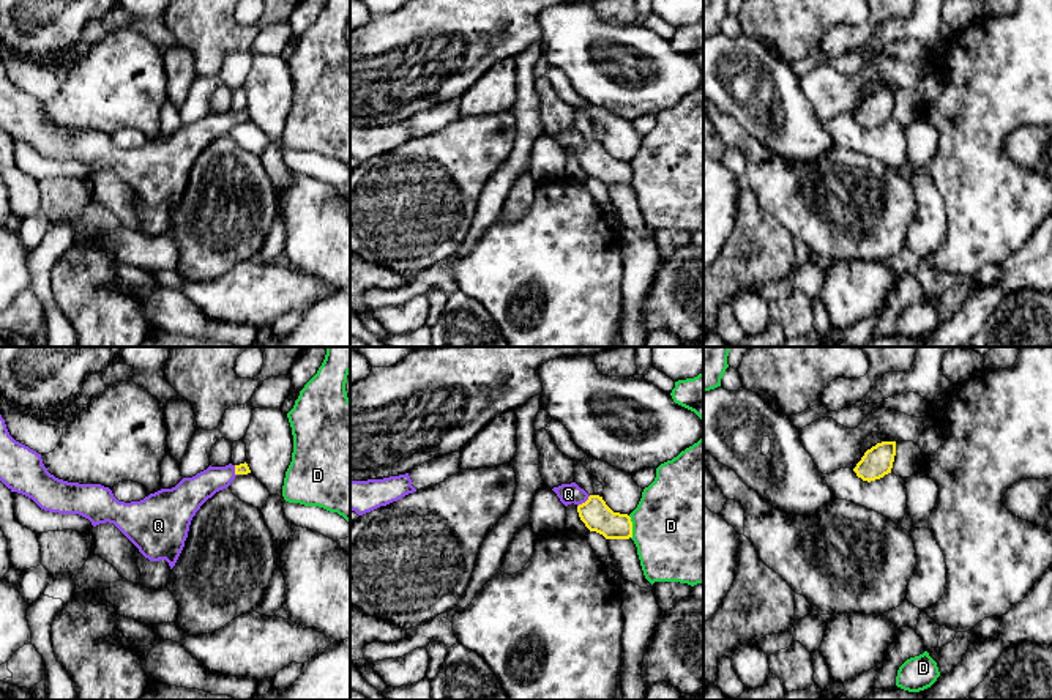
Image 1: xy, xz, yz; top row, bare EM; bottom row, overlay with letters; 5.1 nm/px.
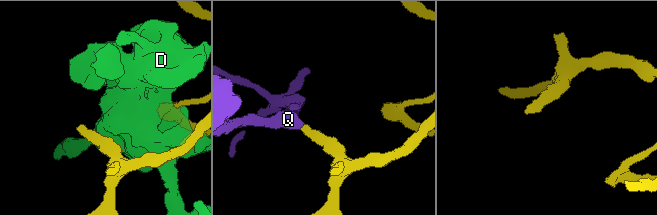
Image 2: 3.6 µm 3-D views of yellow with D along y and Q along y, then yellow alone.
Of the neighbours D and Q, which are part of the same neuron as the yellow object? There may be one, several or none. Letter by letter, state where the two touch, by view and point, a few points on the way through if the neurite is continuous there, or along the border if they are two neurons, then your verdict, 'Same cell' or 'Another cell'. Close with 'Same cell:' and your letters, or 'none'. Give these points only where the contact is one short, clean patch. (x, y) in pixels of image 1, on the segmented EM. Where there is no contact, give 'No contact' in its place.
D: Touches yellow at xz (631, 527). Another cell
Q: Touches yellow at xz (585, 502). Path across: xz (596, 516), (585, 502), (574, 494), (568, 494). Same cell
Same cell: Q

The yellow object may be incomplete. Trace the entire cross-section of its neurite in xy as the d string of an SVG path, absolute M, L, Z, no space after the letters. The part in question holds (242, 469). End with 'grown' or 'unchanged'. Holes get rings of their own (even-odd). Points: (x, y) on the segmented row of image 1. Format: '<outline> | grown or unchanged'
M0 415L0 481L32 498L41 509L79 514L91 522L114 523L150 561L166 560L175 566L200 506L227 489L237 475L251 473L248 464L208 467L183 478L172 489L161 489L140 501L118 501L109 487L79 484L55 478L41 454L16 441Z | grown

